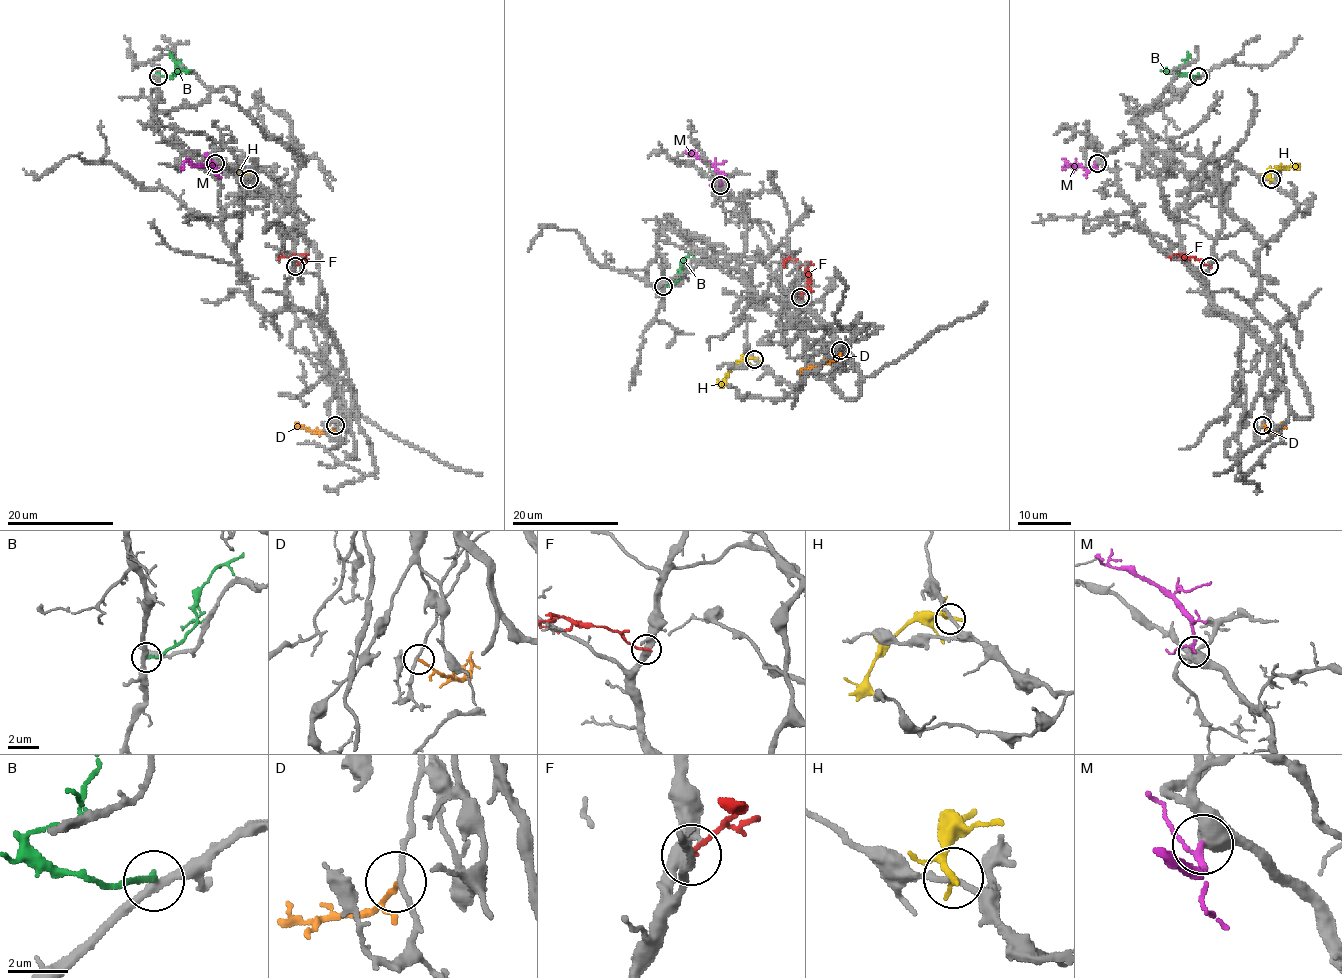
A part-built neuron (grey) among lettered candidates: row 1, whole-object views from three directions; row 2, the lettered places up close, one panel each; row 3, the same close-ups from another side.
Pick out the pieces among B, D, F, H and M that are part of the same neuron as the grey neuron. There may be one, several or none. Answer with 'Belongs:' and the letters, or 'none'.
Belongs: M

